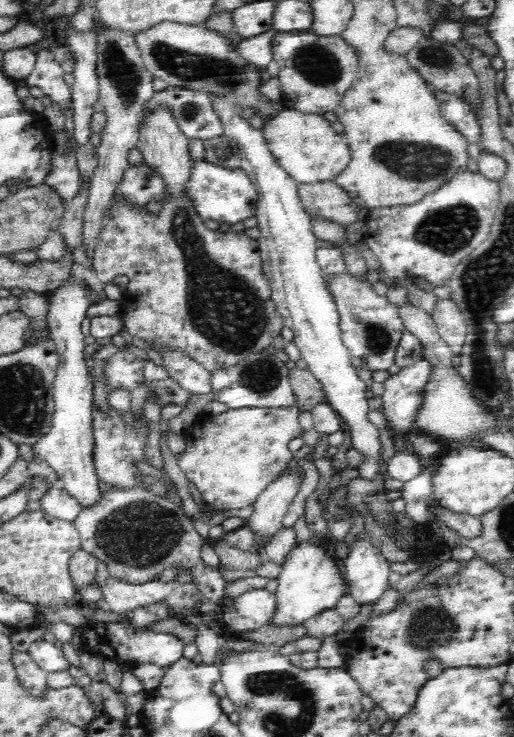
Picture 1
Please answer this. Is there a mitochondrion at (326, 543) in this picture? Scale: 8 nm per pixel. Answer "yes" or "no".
no

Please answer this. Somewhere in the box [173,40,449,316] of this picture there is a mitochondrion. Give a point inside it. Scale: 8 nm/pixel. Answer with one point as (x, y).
(317, 65)

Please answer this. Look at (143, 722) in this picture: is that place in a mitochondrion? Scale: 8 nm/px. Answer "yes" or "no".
no

